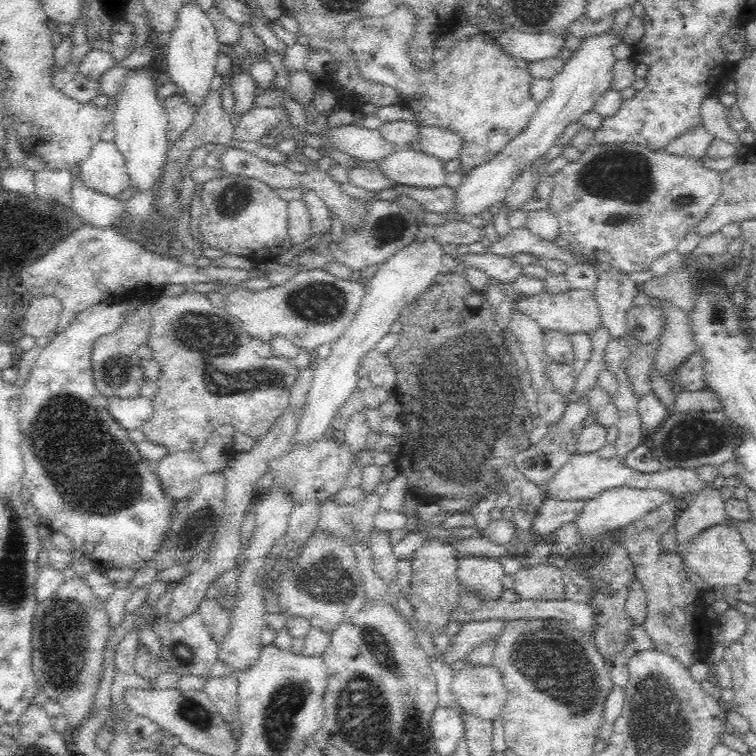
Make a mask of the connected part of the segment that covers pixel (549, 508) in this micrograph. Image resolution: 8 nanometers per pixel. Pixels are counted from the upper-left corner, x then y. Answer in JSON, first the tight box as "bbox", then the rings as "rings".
{"bbox":[534,497,586,535],"rings":[[[548,497],[536,516],[534,522],[536,533],[550,535],[566,523],[574,522],[582,514],[586,502],[586,499],[564,500]]]}

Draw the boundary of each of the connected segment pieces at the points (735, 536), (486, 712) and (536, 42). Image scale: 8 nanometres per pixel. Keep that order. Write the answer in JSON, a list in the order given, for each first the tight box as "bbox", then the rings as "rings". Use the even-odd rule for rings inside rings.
[{"bbox":[676,524,753,588],"rings":[[[720,524],[710,526],[694,538],[692,544],[677,546],[676,554],[680,556],[683,566],[688,565],[690,571],[702,576],[704,582],[711,588],[724,588],[726,586],[739,586],[746,582],[746,577],[753,564],[749,548],[744,544],[740,531],[734,526]]]},{"bbox":[450,663,510,721],"rings":[[[492,663],[488,666],[462,664],[450,684],[458,704],[466,710],[466,714],[480,719],[493,721],[500,717],[510,696],[500,670]]]},{"bbox":[492,26,566,62],"rings":[[[507,26],[502,32],[492,32],[498,43],[512,55],[534,62],[560,56],[566,40],[556,32],[525,33]]]}]

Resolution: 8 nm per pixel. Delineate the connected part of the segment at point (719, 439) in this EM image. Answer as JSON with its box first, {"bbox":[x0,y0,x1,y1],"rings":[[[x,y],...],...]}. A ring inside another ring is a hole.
{"bbox":[642,408,744,468],"rings":[[[722,408],[713,411],[689,410],[685,413],[672,412],[651,433],[645,433],[642,442],[662,468],[698,468],[698,466],[720,466],[736,458],[736,448],[744,440],[744,431],[726,417]]]}

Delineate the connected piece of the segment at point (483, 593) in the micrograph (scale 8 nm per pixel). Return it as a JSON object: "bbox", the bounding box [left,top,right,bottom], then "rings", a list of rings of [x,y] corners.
{"bbox":[456,557,504,601],"rings":[[[462,557],[459,559],[456,572],[458,582],[478,591],[482,601],[502,596],[503,588],[500,580],[504,575],[500,559],[490,557]]]}

